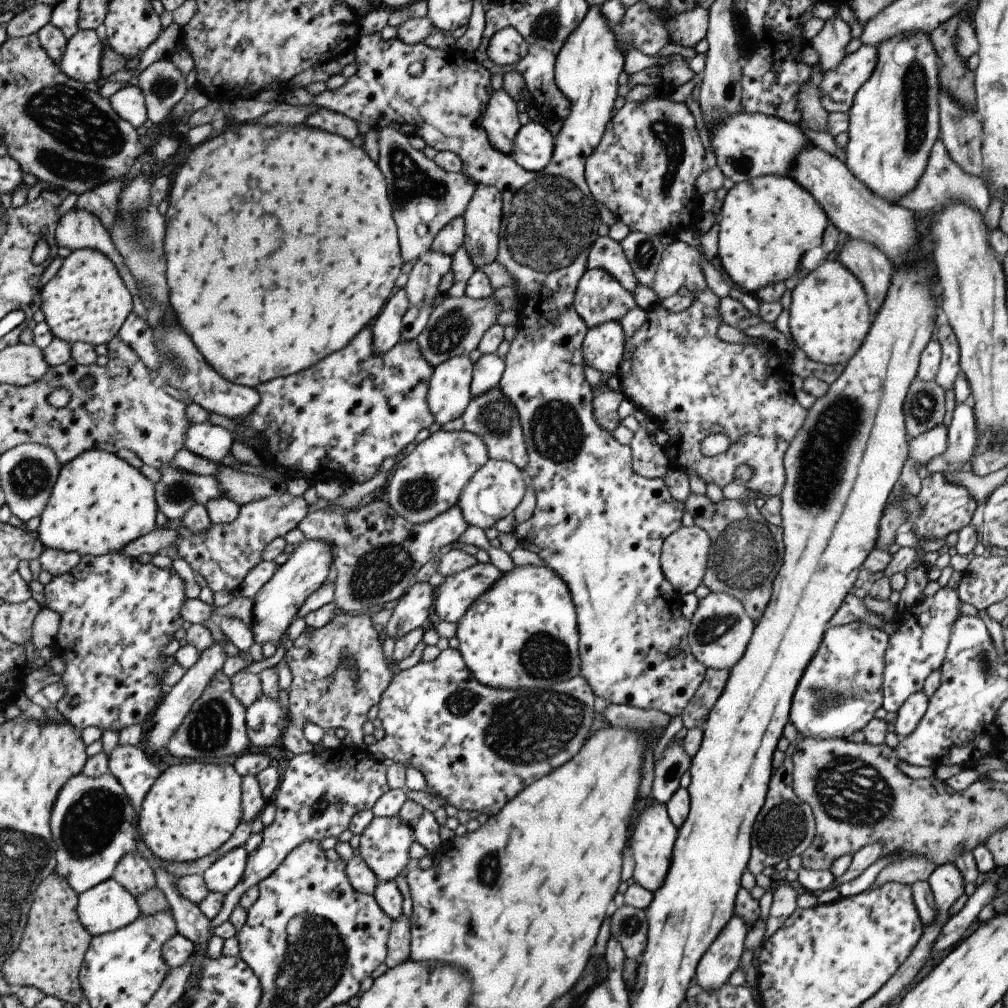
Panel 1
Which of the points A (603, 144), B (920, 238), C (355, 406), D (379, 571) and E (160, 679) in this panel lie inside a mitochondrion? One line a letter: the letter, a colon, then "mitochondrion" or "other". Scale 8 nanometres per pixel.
A: other
B: other
C: other
D: mitochondrion
E: other

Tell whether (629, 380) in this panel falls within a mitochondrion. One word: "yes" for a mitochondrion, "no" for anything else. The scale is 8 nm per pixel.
no

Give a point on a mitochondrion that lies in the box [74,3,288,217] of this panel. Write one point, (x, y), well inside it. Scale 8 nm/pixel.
(163, 84)

